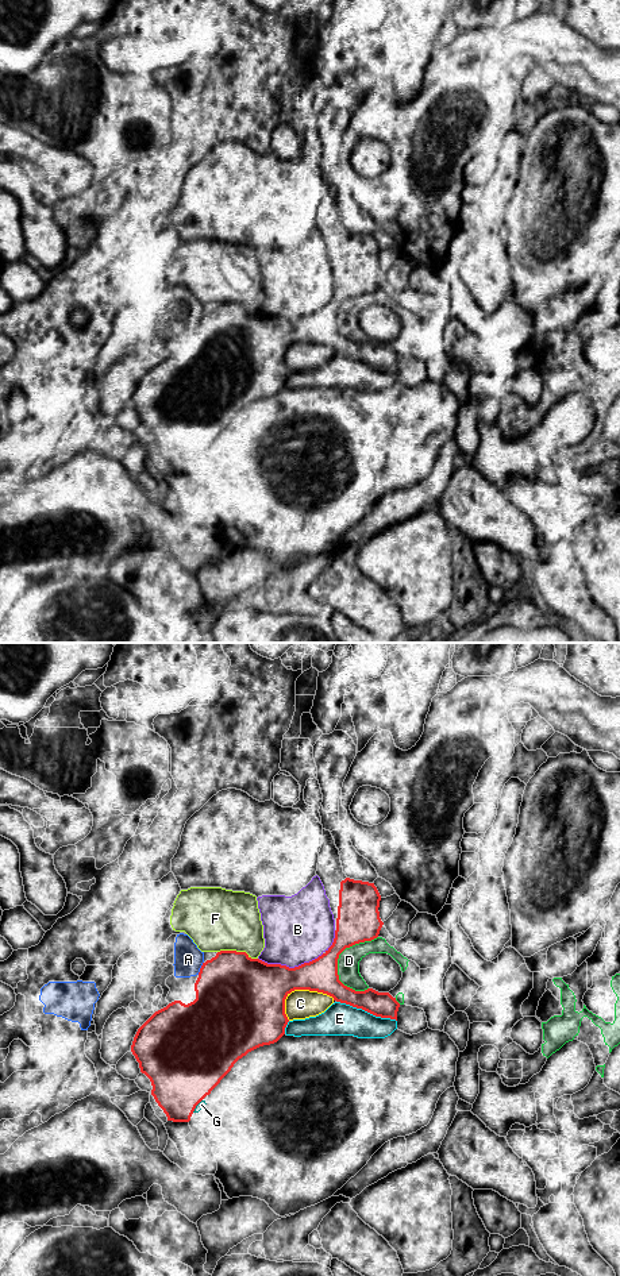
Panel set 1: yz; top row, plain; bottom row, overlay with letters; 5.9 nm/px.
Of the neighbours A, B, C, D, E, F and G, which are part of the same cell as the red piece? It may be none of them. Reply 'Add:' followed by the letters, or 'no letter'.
Add: no letter

